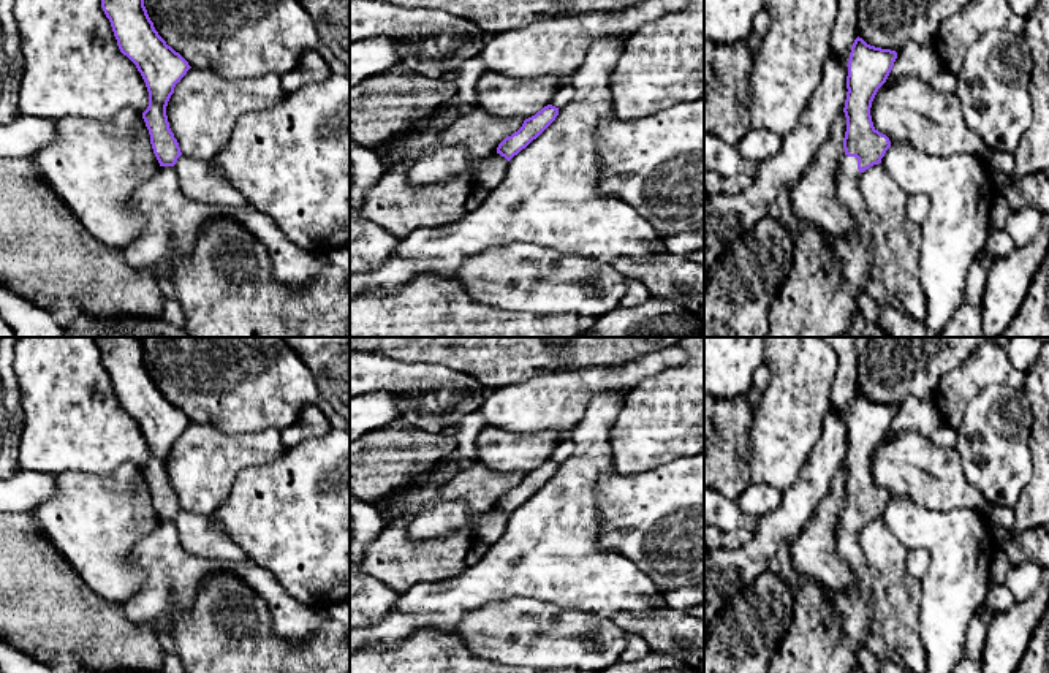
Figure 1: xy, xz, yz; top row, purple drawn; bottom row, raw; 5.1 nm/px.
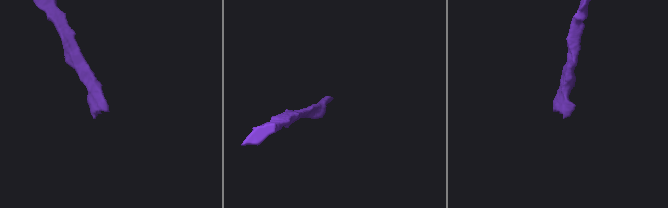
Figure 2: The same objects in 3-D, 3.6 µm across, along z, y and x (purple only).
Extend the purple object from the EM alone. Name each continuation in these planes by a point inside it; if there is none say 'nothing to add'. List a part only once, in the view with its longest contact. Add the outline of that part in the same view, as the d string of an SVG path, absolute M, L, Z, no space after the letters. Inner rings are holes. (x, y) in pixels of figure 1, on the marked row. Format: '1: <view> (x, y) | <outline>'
1: yz (820, 296) | M843 155L839 166L839 200L850 211L854 230L848 236L832 236L816 228L790 231L794 242L791 271L777 299L769 306L766 337L842 337L859 317L858 295L867 291L867 279L875 276L870 253L870 225L859 192L858 158Z

